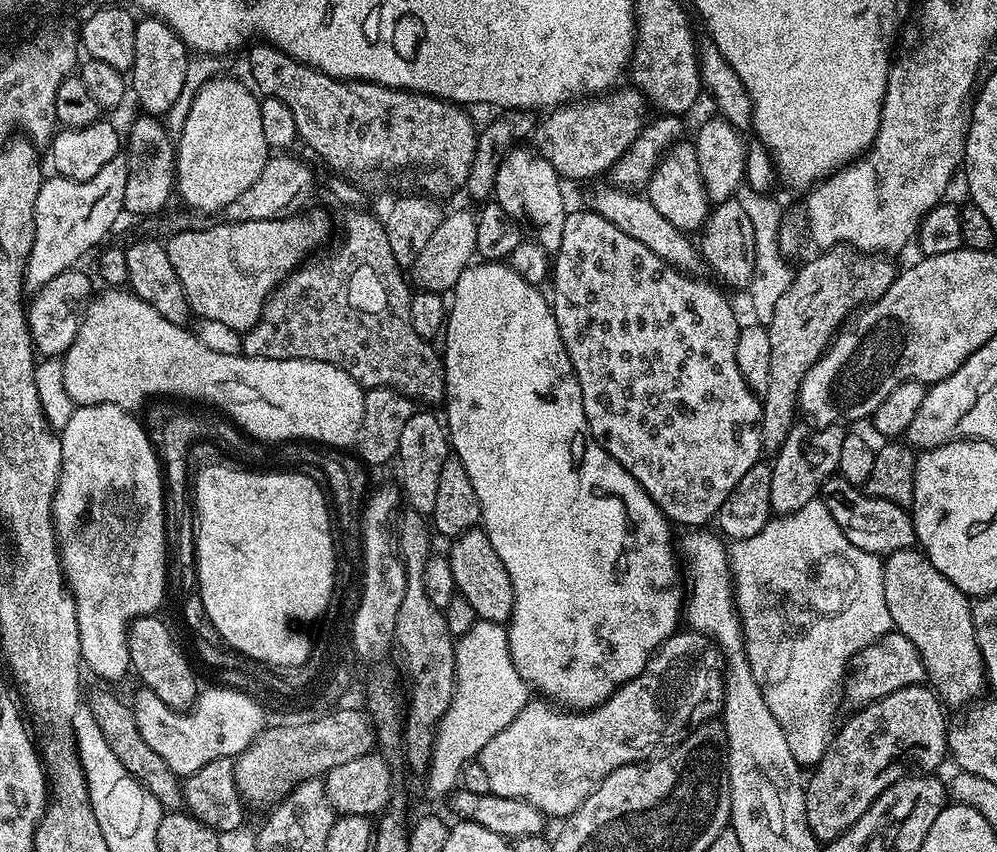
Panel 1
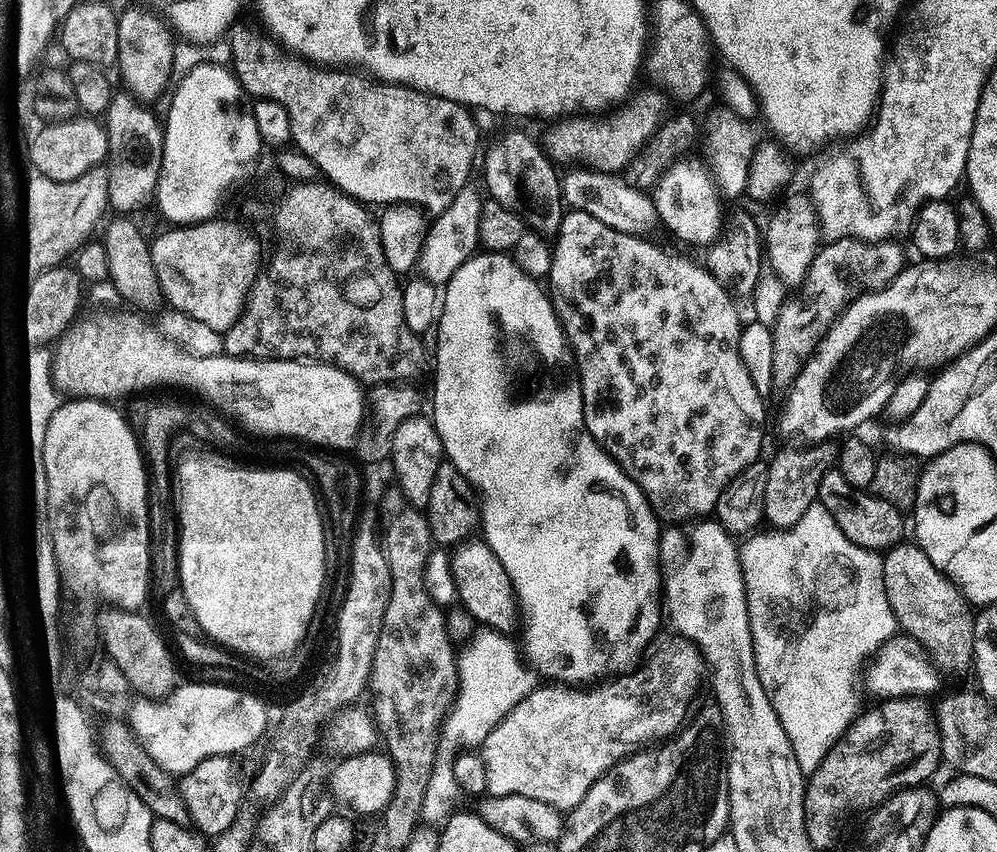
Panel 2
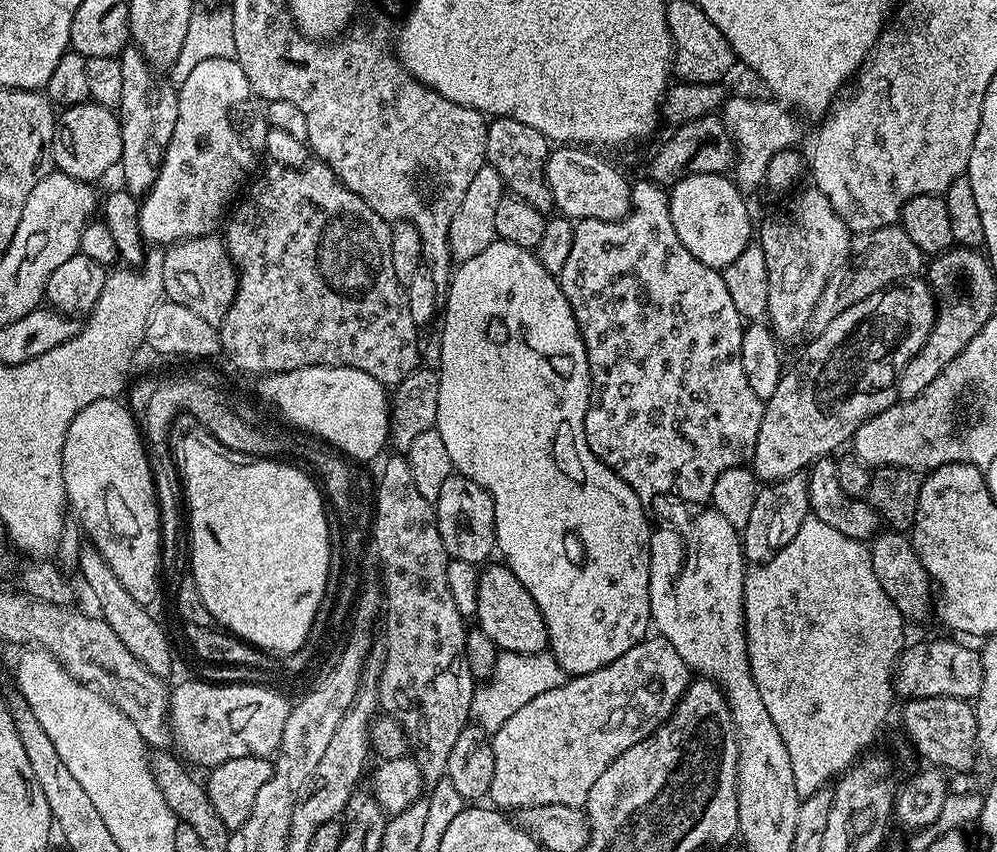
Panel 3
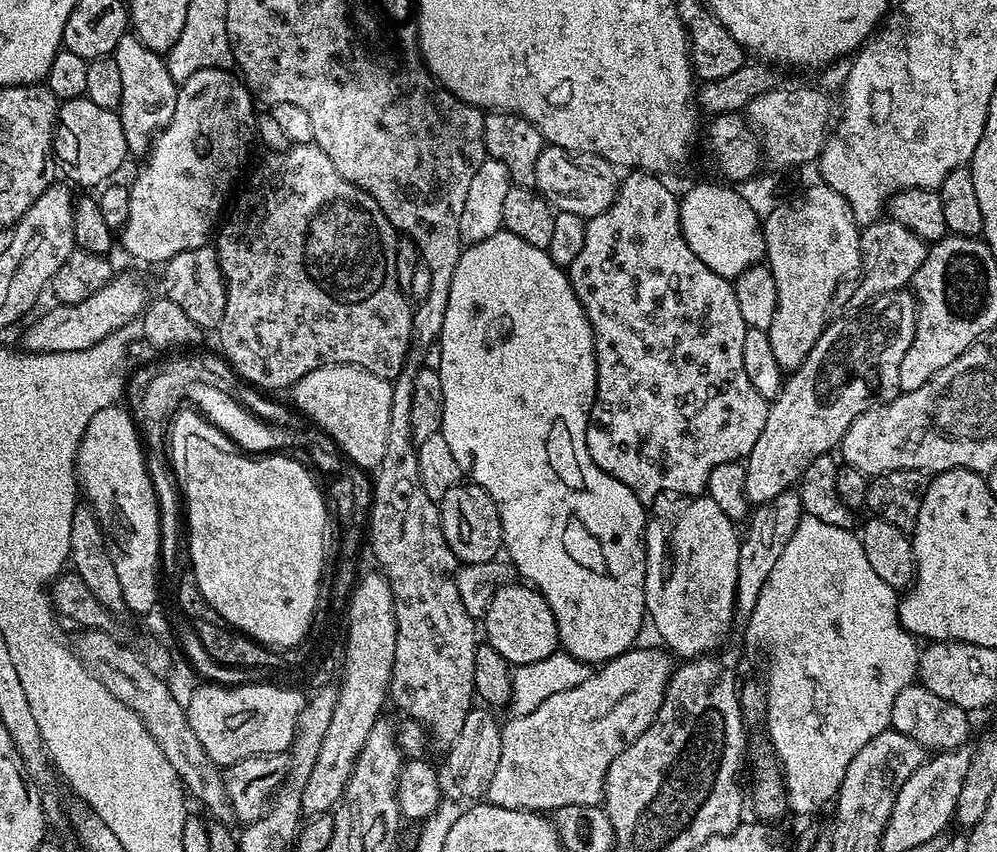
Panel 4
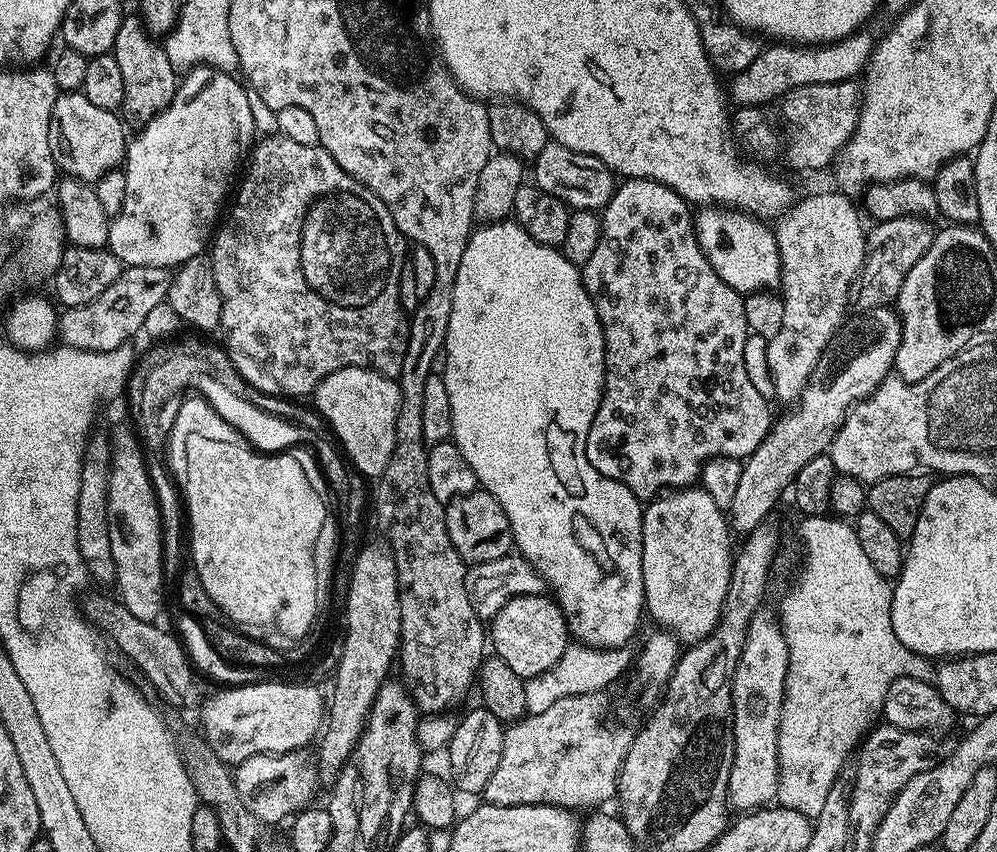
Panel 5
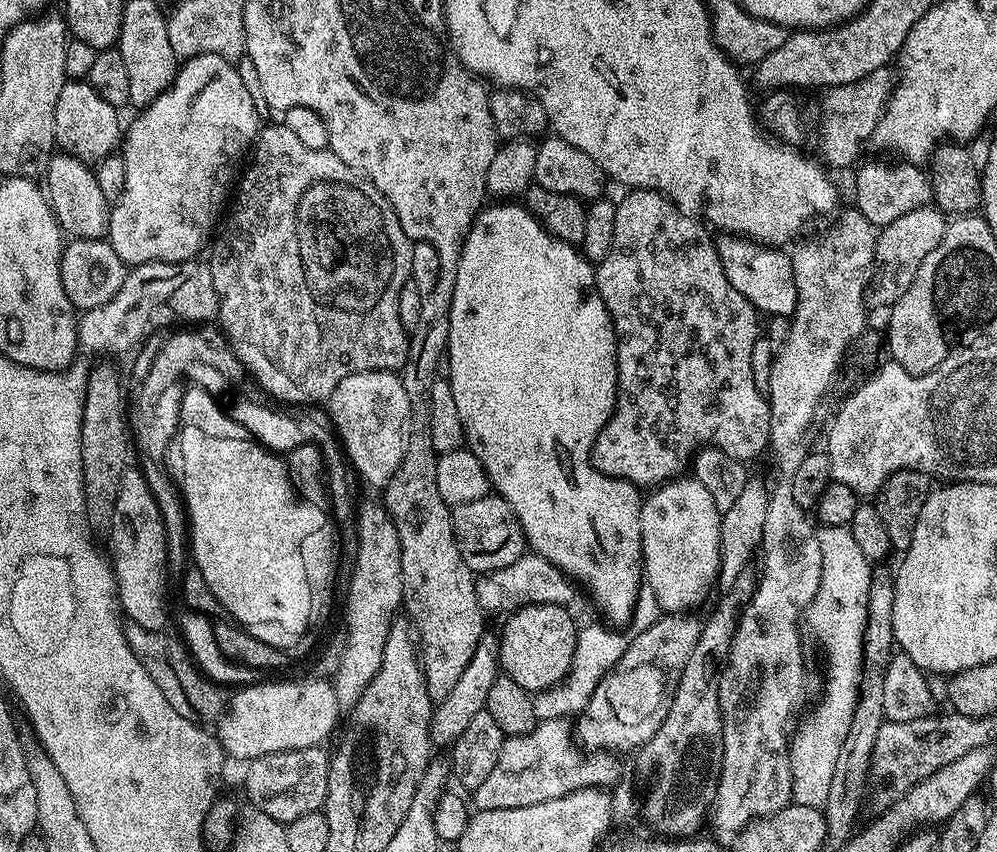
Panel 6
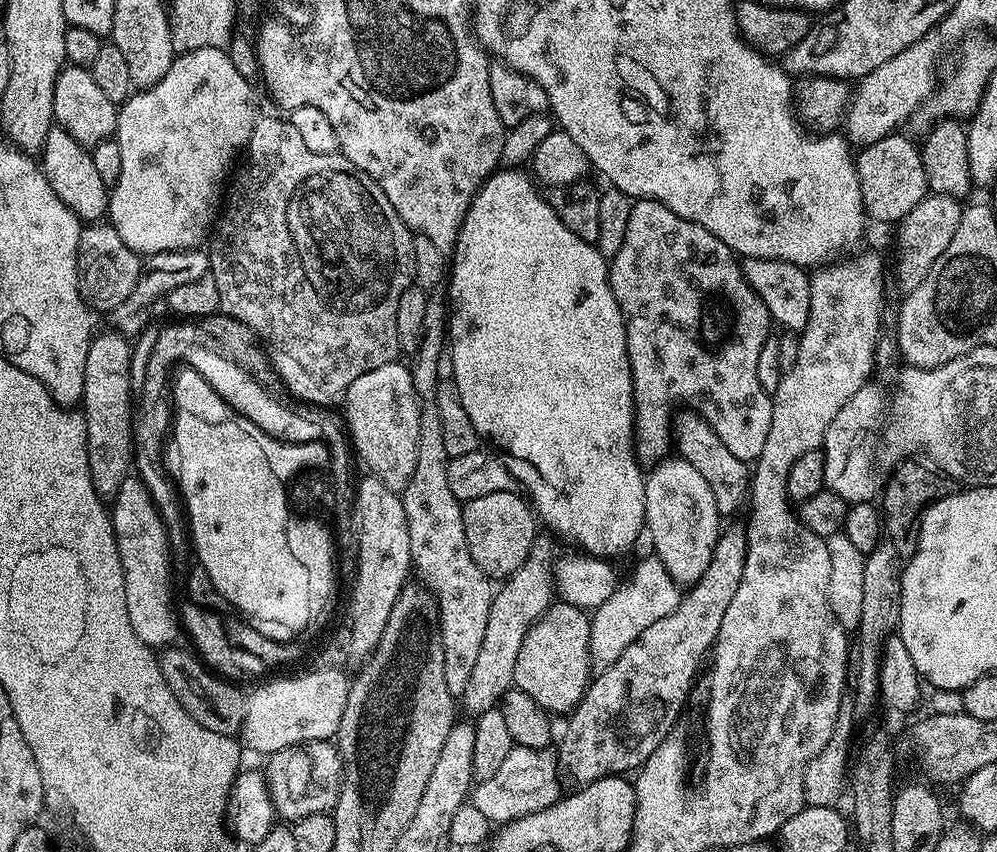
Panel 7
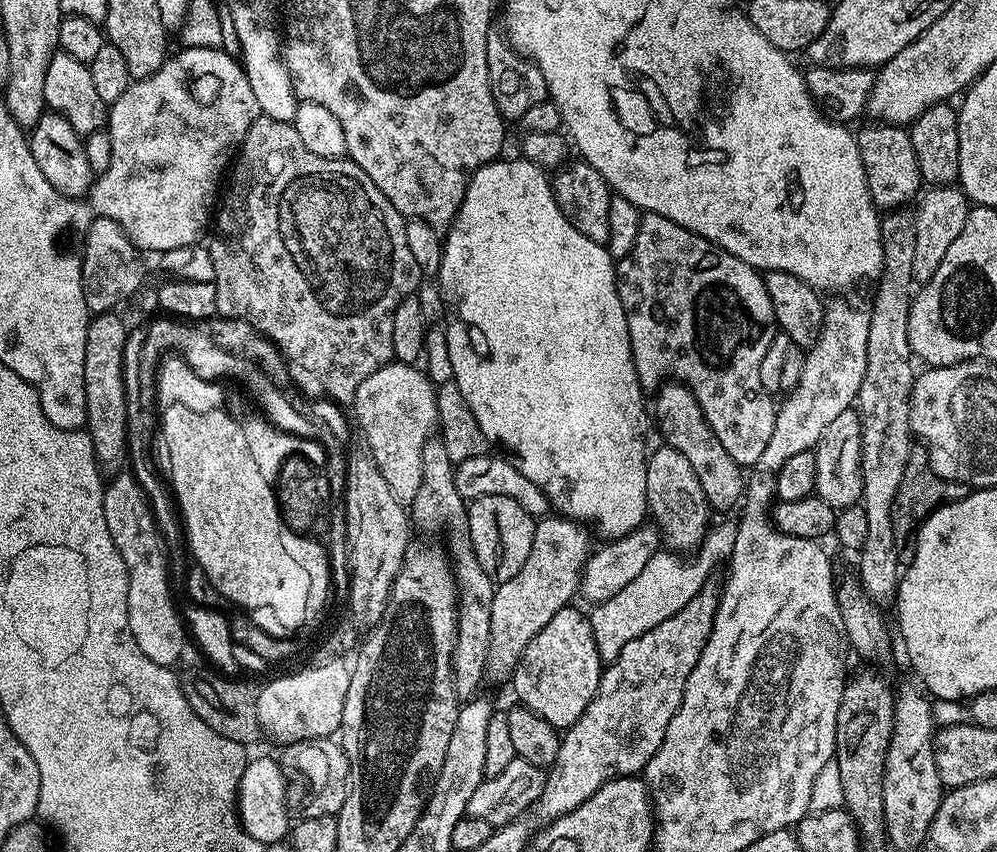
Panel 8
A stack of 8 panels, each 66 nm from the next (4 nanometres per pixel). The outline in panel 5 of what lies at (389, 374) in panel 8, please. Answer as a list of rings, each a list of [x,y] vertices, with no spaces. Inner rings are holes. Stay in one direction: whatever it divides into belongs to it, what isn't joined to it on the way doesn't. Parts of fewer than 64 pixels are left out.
[[[343,368],[334,370],[317,385],[314,398],[316,412],[338,441],[339,447],[344,447],[343,455],[350,461],[351,467],[371,478],[383,474],[396,445],[399,383],[391,376],[366,368]]]

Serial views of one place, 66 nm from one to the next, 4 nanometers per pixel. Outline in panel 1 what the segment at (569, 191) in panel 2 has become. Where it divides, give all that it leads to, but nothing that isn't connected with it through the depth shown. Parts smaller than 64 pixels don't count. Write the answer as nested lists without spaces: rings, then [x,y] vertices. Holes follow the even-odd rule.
[[[607,183],[599,184],[585,187],[588,189],[584,192],[583,207],[587,211],[596,212],[602,218],[606,218],[606,222],[618,226],[618,230],[622,230],[622,234],[630,234],[630,238],[642,242],[642,246],[646,246],[651,252],[658,254],[658,258],[662,258],[673,268],[689,274],[700,274],[700,271],[705,271],[705,259],[694,240],[692,244],[693,237],[689,233],[683,232],[678,226],[666,222],[666,218],[662,218],[662,214],[658,214],[658,210],[654,210],[647,195],[623,192],[622,189],[613,188]]]

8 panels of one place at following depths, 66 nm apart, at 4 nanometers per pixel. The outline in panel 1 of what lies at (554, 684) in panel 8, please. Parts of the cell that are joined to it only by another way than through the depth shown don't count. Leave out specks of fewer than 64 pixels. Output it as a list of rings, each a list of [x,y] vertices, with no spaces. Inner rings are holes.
[[[474,527],[455,537],[451,544],[452,549],[446,553],[446,559],[452,571],[455,591],[464,596],[479,619],[507,625],[512,619],[514,590],[510,574],[506,574],[506,566],[502,566],[502,558],[498,558],[498,554],[494,554],[494,546],[490,546],[490,538],[479,527]]]

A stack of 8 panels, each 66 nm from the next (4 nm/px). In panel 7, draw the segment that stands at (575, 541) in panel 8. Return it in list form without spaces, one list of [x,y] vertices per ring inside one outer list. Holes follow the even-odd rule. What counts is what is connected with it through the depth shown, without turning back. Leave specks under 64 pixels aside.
[[[548,534],[537,535],[526,562],[522,562],[522,566],[495,589],[490,618],[486,618],[486,634],[482,634],[478,659],[474,661],[462,693],[462,708],[469,712],[469,717],[481,716],[486,710],[497,707],[513,687],[514,662],[522,638],[526,638],[529,626],[554,603],[554,561],[558,553],[551,539],[553,537]]]

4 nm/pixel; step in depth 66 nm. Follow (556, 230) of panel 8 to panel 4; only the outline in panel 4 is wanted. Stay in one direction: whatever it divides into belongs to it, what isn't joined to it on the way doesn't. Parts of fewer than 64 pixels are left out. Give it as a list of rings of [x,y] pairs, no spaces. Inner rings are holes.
[[[503,230],[495,232],[482,242],[467,245],[458,258],[454,278],[450,278],[450,302],[446,302],[446,318],[442,318],[439,348],[438,371],[442,378],[444,399],[439,435],[446,438],[446,443],[449,444],[454,459],[458,461],[461,473],[466,474],[471,483],[484,488],[486,494],[490,494],[490,498],[496,504],[504,535],[503,551],[513,569],[519,575],[521,572],[525,576],[521,577],[546,598],[558,626],[560,648],[586,665],[607,664],[637,643],[636,635],[639,634],[640,627],[646,624],[644,606],[644,583],[648,565],[646,527],[644,528],[646,508],[632,493],[630,486],[618,482],[618,478],[606,474],[593,462],[590,450],[586,446],[588,416],[592,413],[592,403],[596,401],[596,335],[592,332],[582,302],[578,302],[574,294],[567,271],[559,268],[548,257],[545,249],[530,246],[530,242],[522,242],[518,234],[510,234]]]

